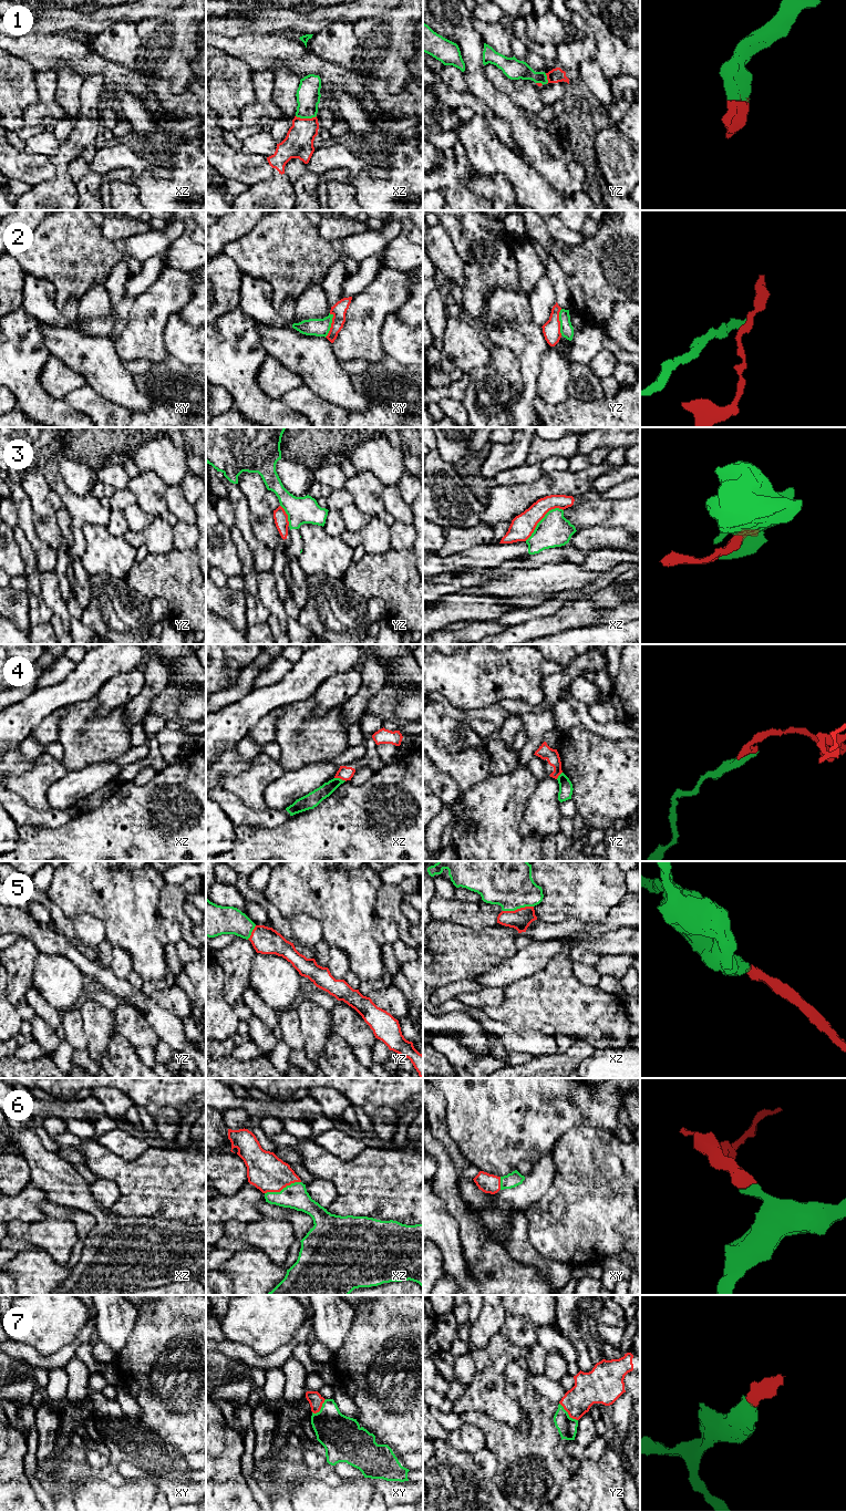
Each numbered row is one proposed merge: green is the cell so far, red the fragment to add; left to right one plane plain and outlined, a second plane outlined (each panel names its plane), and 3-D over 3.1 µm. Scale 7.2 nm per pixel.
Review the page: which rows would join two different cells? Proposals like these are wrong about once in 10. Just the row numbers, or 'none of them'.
3, 4

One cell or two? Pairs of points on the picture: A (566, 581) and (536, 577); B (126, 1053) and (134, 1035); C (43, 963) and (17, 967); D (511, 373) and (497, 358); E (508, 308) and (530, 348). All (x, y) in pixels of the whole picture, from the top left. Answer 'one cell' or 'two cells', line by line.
A: one cell
B: two cells
C: two cells
D: one cell
E: one cell

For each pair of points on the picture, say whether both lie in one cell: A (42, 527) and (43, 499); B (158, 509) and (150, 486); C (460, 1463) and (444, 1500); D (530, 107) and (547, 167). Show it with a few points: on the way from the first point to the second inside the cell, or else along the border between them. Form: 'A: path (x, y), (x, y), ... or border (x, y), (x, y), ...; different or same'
A: path (45, 520), (43, 506); same
B: path (155, 504), (151, 498), (150, 492); same
C: path (460, 1472), (460, 1484), (453, 1491); same
D: border (512, 100), (534, 116); different

